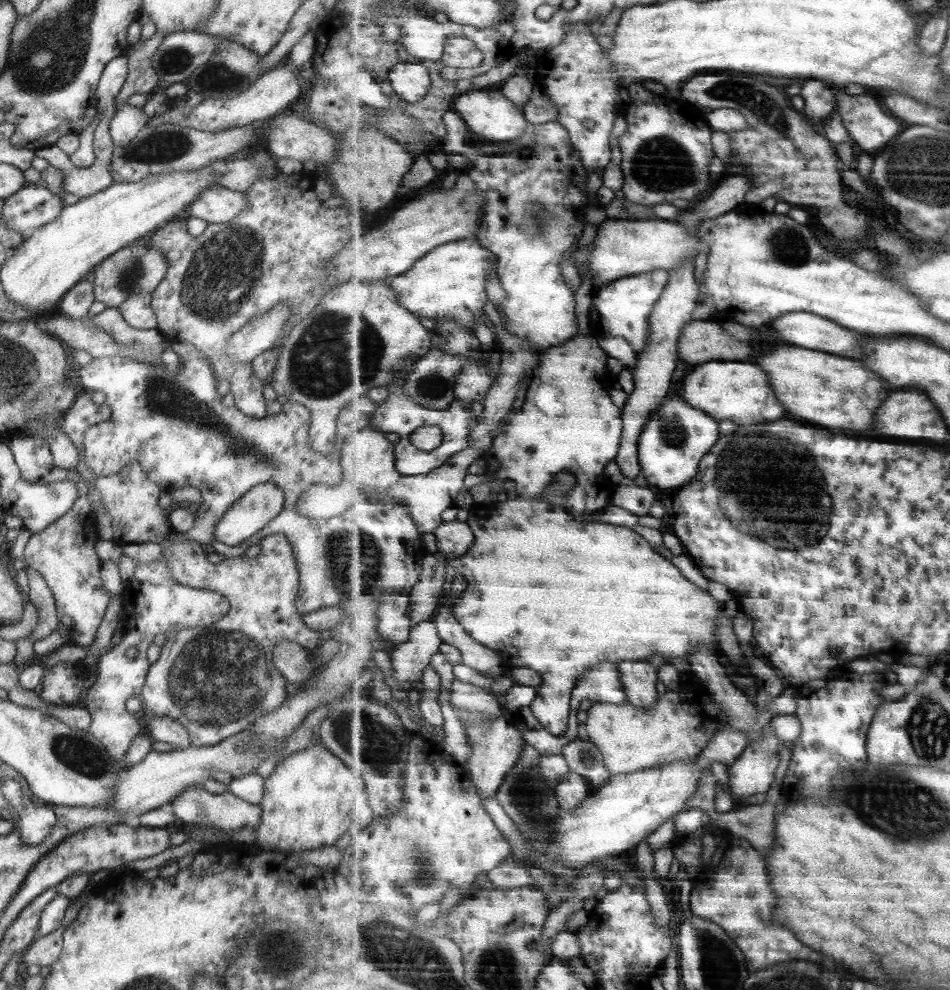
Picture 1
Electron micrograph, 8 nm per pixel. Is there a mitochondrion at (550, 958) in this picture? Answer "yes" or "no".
no

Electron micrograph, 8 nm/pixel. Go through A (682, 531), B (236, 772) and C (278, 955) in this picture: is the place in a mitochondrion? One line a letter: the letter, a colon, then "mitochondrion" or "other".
A: other
B: other
C: mitochondrion

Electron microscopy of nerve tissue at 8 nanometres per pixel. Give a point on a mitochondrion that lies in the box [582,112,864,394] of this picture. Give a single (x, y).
(659, 165)

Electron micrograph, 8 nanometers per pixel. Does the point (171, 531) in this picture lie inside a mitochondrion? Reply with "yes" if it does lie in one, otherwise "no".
no

